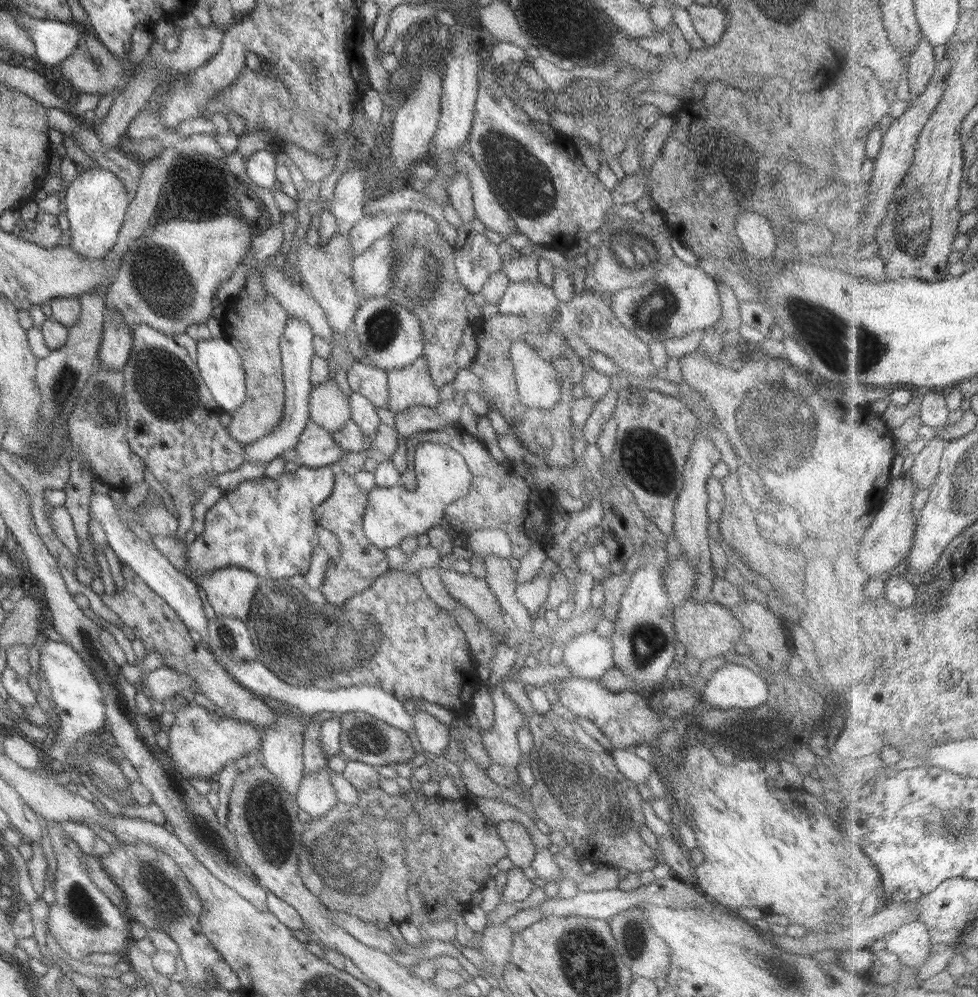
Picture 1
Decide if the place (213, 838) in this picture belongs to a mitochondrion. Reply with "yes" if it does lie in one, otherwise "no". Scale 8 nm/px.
yes

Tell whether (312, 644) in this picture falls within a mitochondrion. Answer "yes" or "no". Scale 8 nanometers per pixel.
yes

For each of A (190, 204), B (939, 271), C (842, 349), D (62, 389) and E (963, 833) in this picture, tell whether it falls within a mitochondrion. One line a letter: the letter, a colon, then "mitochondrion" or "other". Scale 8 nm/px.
A: other
B: other
C: mitochondrion
D: mitochondrion
E: mitochondrion

